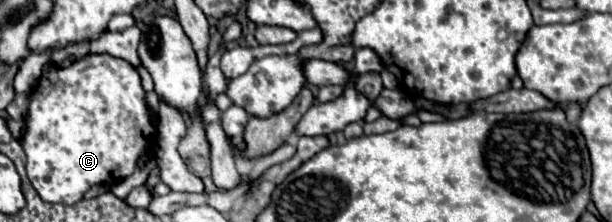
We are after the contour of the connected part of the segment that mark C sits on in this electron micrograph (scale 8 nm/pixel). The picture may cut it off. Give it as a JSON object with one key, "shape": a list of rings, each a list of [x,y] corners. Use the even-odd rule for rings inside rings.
{"shape":[[[90,53],[68,67],[46,63],[42,67],[40,85],[28,107],[26,131],[22,137],[28,179],[44,201],[74,205],[92,185],[114,185],[132,175],[138,159],[152,153],[156,135],[156,119],[146,103],[140,75],[128,61],[108,53]]]}

